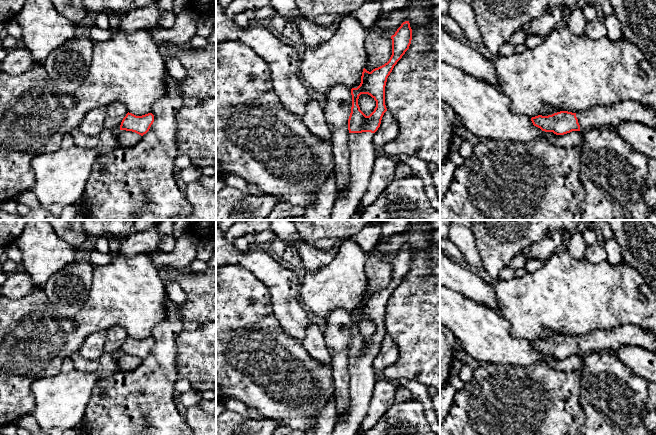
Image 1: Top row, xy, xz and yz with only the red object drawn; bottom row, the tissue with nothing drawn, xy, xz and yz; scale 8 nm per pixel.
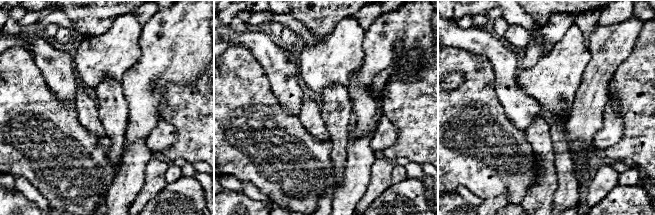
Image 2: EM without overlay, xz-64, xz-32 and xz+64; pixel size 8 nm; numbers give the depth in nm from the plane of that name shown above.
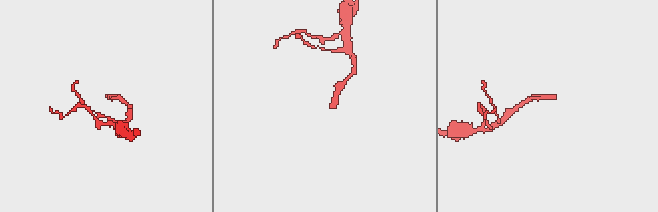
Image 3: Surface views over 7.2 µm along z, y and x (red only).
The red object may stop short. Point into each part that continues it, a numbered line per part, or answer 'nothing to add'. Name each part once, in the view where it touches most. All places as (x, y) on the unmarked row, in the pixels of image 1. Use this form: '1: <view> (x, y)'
1: xz (361, 371)

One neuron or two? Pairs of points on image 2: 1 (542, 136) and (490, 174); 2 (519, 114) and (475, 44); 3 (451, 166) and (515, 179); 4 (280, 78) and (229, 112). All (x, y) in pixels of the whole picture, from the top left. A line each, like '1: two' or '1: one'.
1: two
2: one
3: one
4: two

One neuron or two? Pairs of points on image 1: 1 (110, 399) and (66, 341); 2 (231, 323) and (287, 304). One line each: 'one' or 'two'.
1: two
2: two

